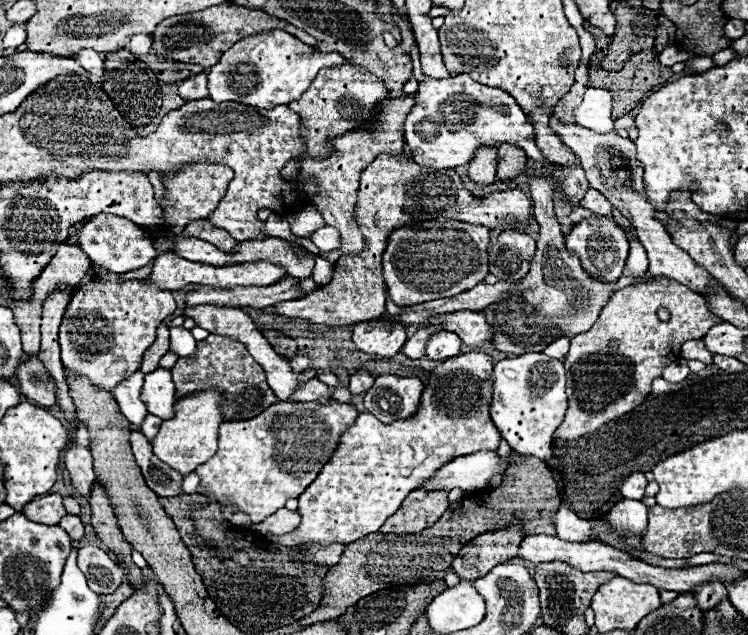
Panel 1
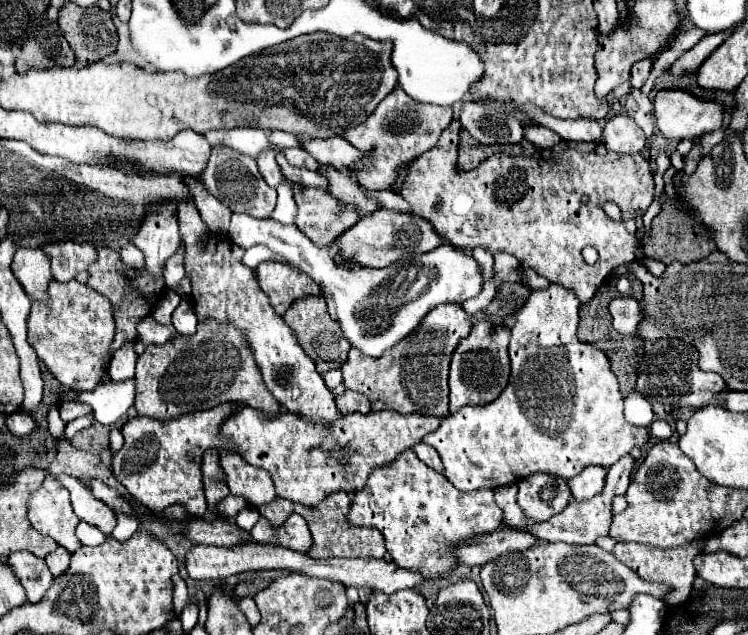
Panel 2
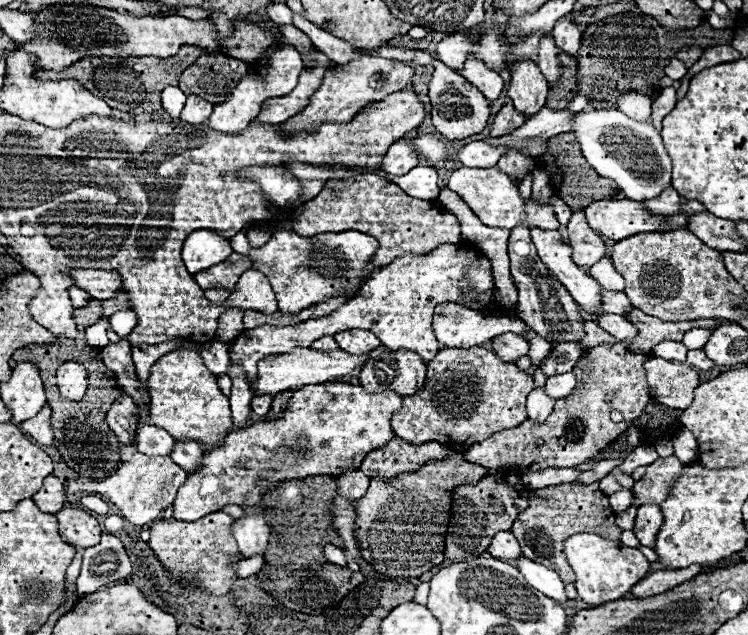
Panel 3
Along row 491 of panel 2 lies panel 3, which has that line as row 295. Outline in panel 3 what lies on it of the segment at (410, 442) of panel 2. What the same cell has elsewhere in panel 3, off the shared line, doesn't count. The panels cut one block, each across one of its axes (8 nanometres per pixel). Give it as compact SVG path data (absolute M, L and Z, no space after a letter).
M280 230L272 234L270 242L260 248L252 248L246 234L238 232L230 242L234 252L250 256L252 270L266 274L272 290L276 292L278 310L282 314L298 314L300 310L340 294L344 294L348 300L354 298L366 280L364 266L368 266L368 258L372 258L372 254L376 254L380 248L376 238L356 230L344 230L340 234L316 234L308 238L292 230Z

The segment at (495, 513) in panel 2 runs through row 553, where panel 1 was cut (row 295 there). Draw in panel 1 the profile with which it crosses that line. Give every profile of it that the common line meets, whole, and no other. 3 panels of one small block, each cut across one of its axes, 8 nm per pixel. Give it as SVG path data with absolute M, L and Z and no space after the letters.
M446 218L394 230L388 238L388 248L384 252L384 280L392 302L398 306L412 306L412 302L450 298L452 294L472 290L472 286L480 284L488 276L488 244L490 244L490 228Z

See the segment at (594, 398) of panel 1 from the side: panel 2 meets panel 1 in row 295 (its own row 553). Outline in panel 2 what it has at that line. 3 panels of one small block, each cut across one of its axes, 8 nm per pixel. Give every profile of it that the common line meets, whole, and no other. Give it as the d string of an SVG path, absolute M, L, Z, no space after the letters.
M620 542L620 544L616 544L612 554L620 562L630 566L641 579L650 583L669 585L672 590L665 596L664 602L669 606L675 606L686 602L690 596L692 580L696 576L692 560L700 552L702 552L702 542L692 542L688 546L678 546L678 548L668 548L668 550L660 550L660 548L644 546L644 544L634 544L634 542Z

